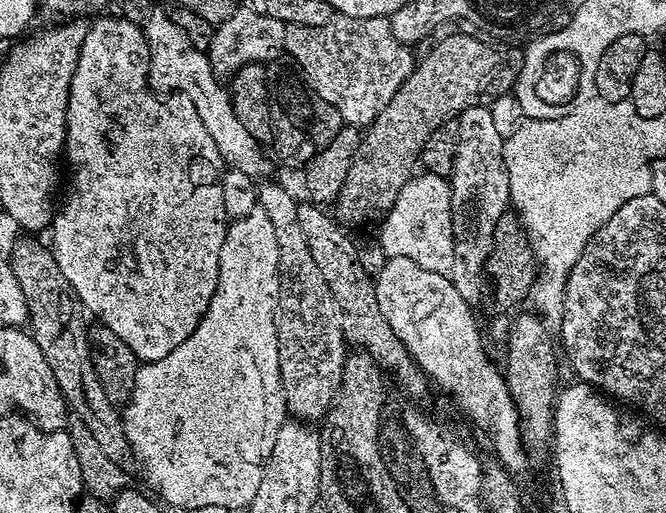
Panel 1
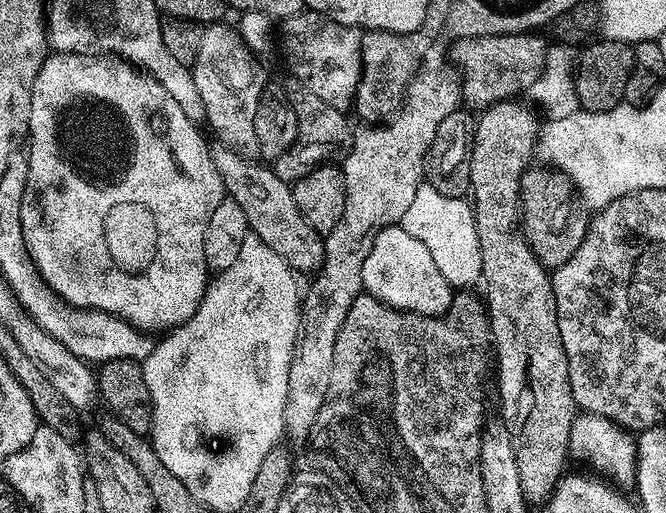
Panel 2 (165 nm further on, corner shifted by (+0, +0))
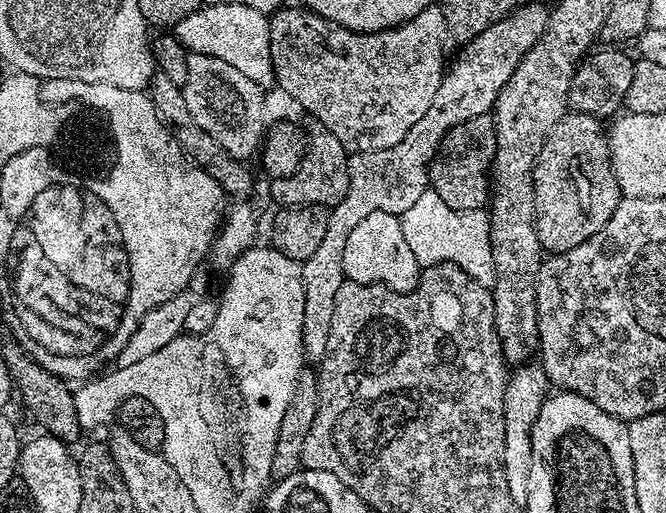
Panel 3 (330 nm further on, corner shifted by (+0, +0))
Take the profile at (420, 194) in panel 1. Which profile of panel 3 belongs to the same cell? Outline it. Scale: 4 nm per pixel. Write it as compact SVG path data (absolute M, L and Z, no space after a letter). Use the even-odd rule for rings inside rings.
M429 190L422 194L422 198L418 198L418 202L414 202L414 206L410 206L410 210L402 213L400 225L402 234L406 234L406 242L409 243L410 250L414 250L414 258L422 266L450 262L454 266L466 270L466 274L470 274L470 278L474 278L482 286L492 288L495 285L498 273L492 249L492 221L487 211L454 210L450 206L446 206L446 202L442 202L442 198L438 198L436 192Z

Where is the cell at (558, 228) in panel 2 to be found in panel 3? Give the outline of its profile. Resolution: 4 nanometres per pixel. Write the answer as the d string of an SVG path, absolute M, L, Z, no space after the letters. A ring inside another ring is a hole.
M569 110L554 126L550 138L542 146L542 154L536 159L534 182L536 183L536 233L540 239L540 247L545 253L569 252L574 246L582 246L614 214L620 205L622 193L612 171L612 149L608 142L608 134L597 117Z

